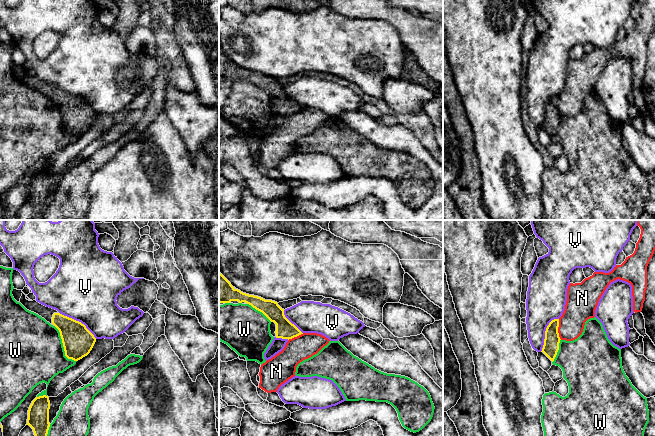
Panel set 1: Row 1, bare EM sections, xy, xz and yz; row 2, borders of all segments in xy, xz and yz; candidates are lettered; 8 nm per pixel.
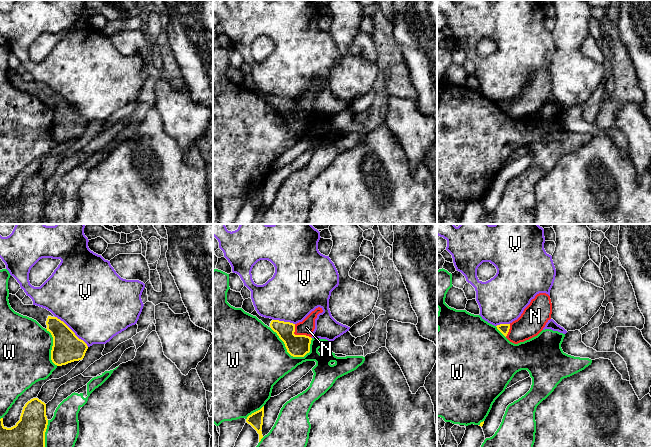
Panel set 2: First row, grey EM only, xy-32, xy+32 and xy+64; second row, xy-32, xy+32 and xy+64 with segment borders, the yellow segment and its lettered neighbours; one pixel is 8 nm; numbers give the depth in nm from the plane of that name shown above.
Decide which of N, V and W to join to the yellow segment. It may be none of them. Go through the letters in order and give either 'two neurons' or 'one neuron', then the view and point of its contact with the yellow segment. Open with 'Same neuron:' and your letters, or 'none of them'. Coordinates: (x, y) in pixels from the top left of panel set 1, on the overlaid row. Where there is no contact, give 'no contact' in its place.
Same neuron: none of them
N: two neurons | yz (557, 329)
V: two neurons | xy (78, 321)
W: two neurons | xy (63, 346)

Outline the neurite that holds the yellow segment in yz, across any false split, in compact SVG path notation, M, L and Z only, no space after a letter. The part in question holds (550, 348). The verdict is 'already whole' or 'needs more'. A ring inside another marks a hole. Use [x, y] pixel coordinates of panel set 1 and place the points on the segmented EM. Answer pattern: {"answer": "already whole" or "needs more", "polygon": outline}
{"answer": "already whole", "polygon": "M559 319L552 320L546 328L542 351L552 362L559 350L560 337L558 333Z"}

